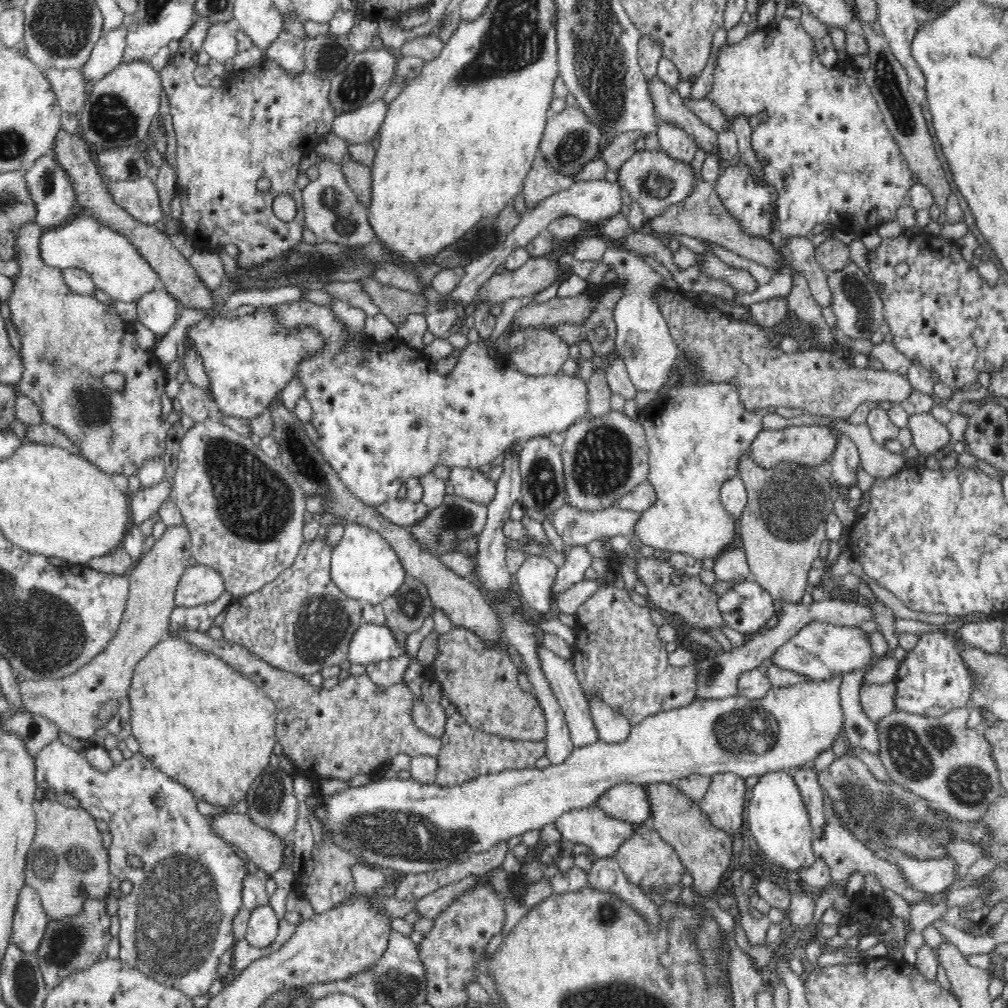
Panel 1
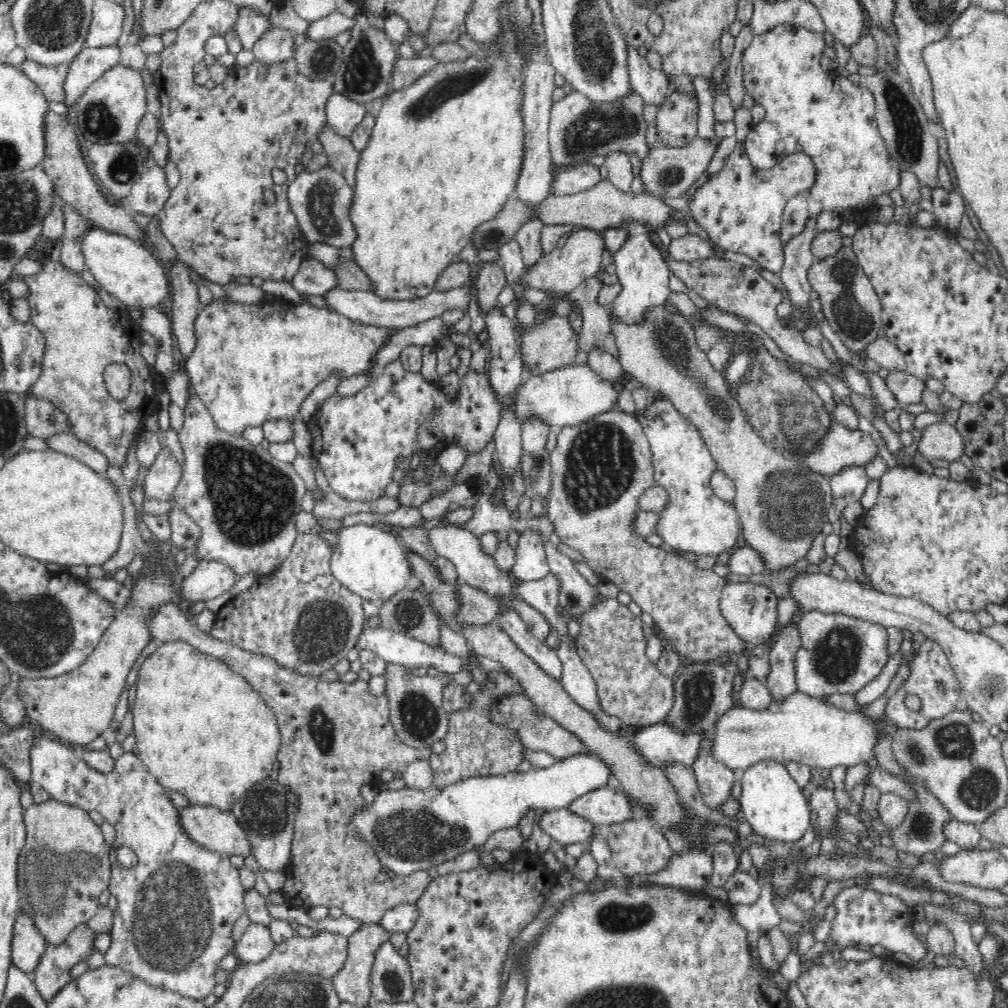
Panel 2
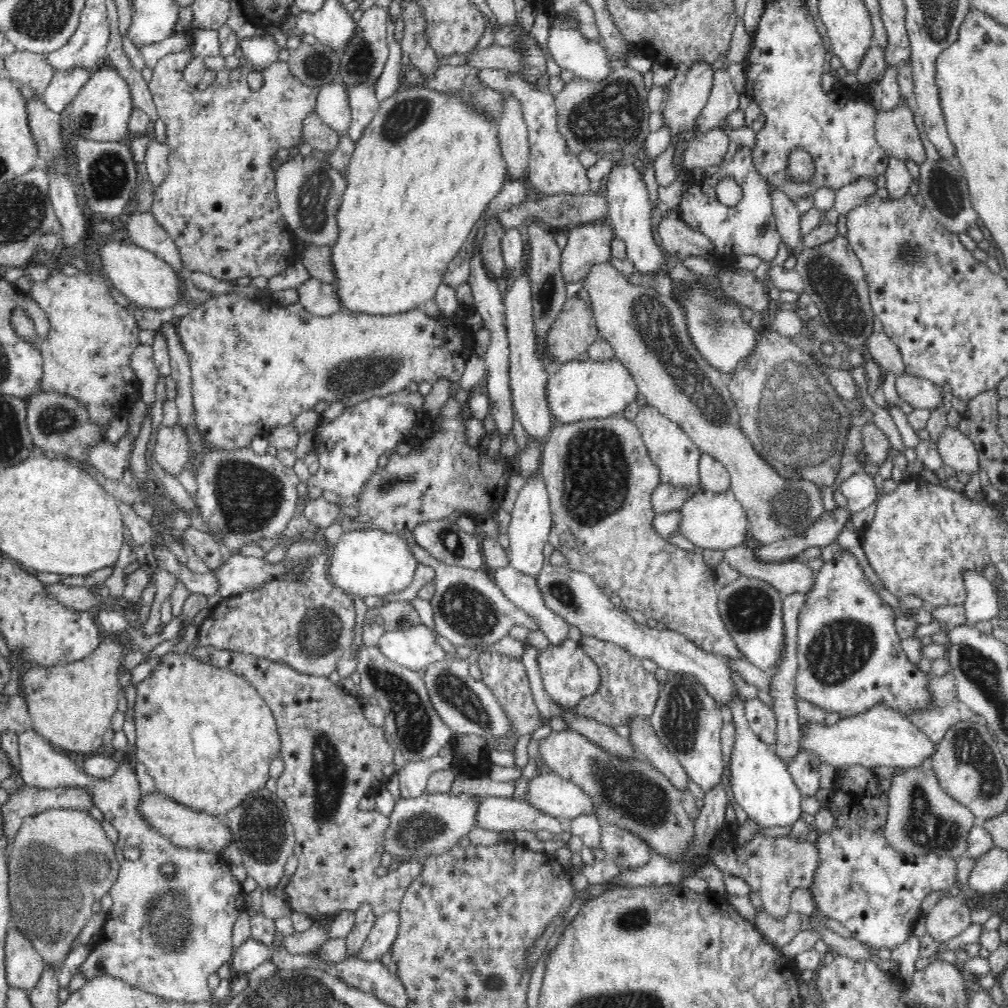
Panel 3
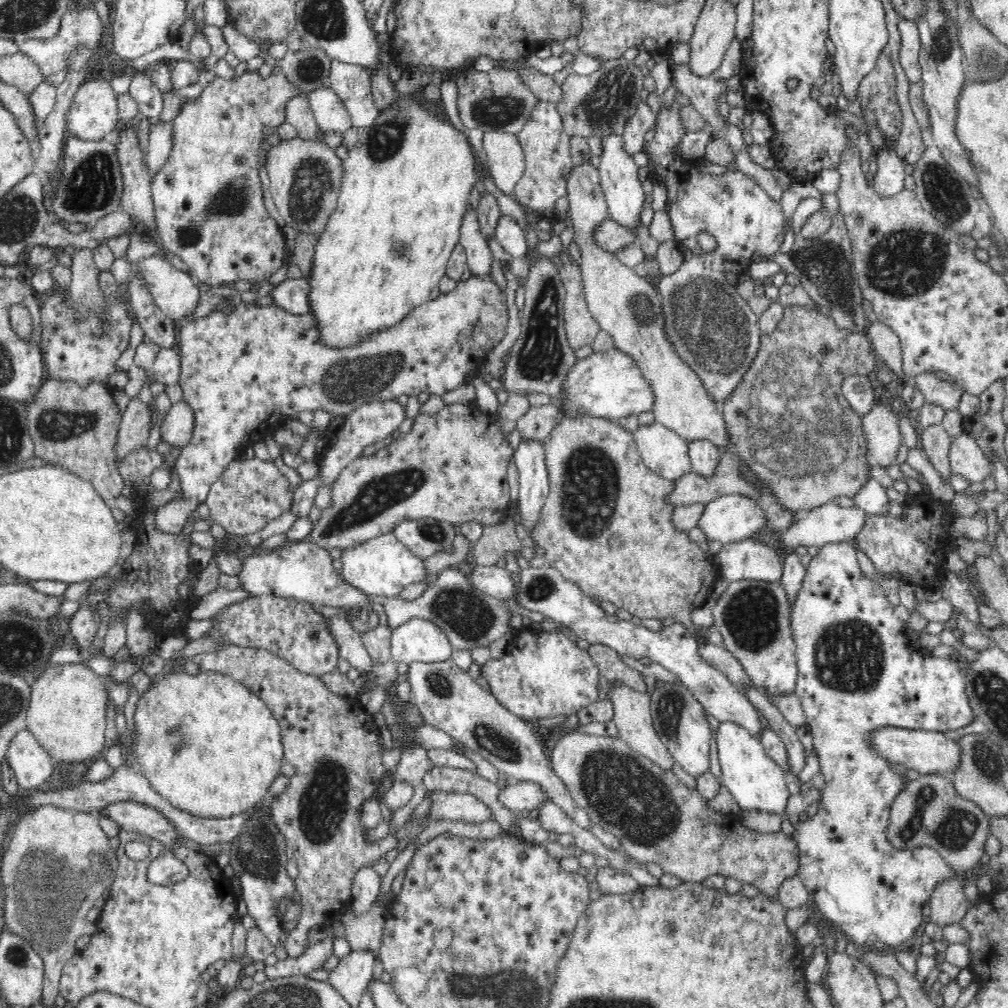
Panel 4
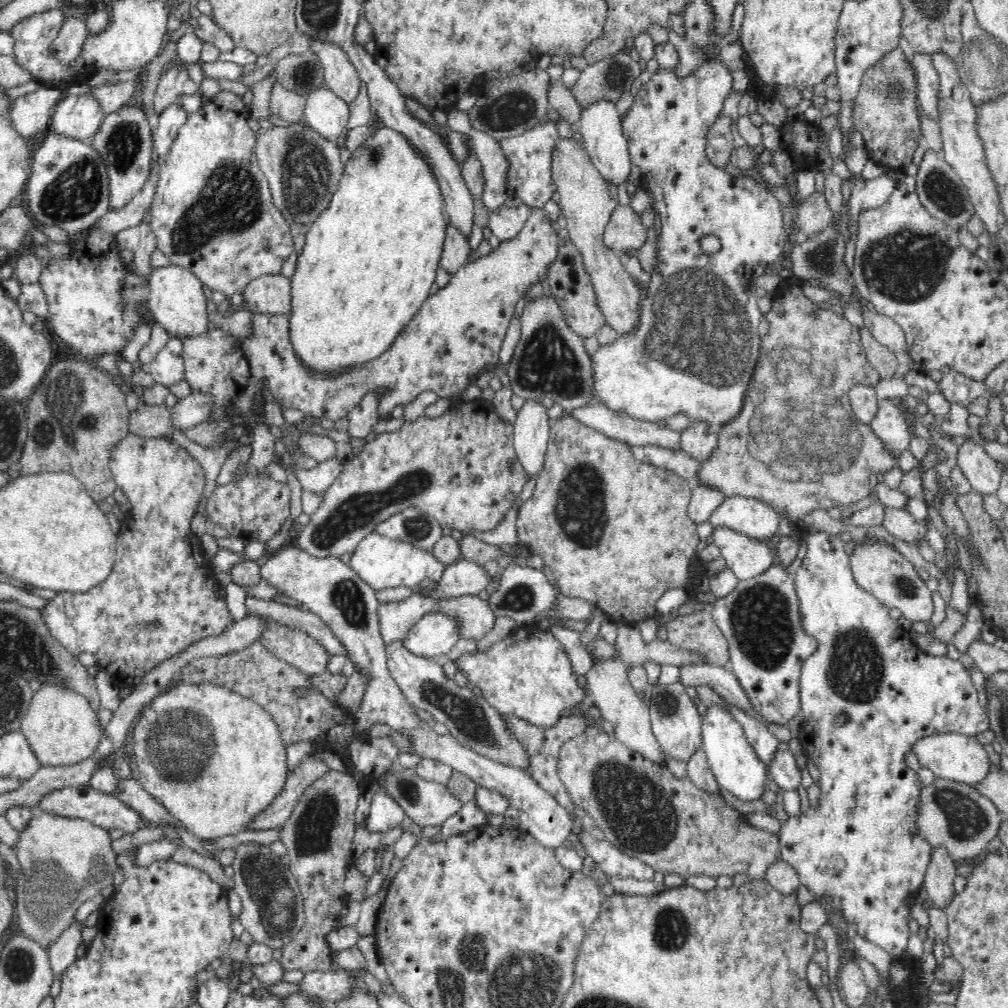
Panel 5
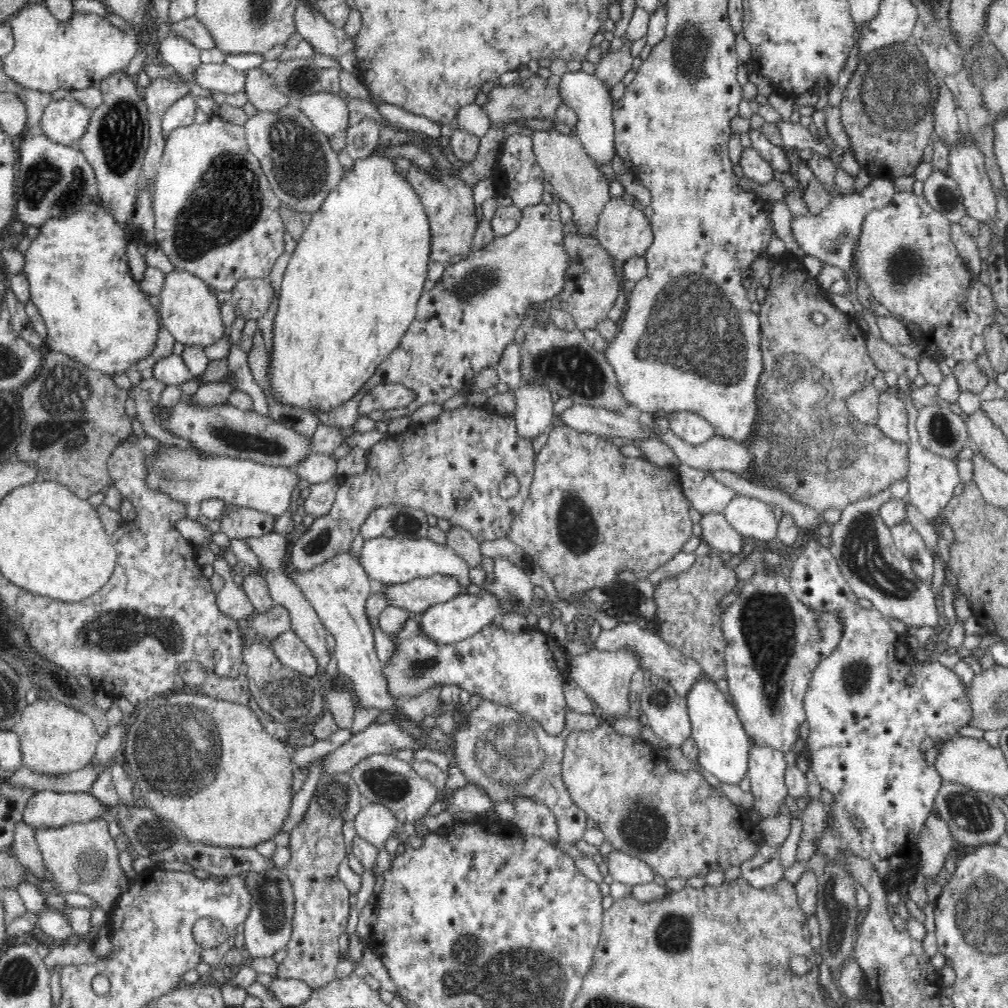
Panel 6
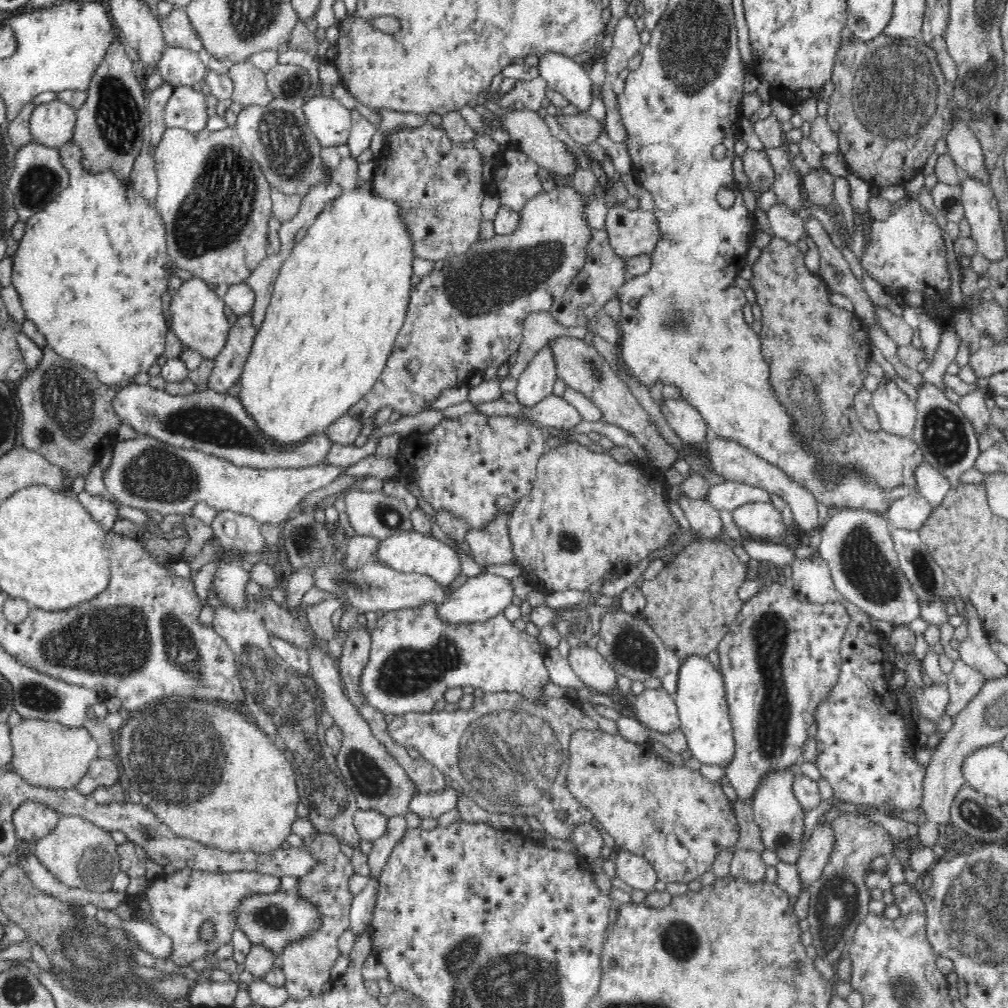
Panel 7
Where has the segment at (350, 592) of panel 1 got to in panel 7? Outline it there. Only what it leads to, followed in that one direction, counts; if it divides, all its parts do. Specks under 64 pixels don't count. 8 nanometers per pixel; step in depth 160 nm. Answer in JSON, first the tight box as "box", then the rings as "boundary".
{"box":[373,530,461,587],"boundary":[[[414,530],[382,539],[373,559],[380,560],[381,564],[389,565],[390,568],[397,569],[400,572],[430,576],[436,583],[445,587],[454,582],[454,578],[458,578],[461,573],[460,558],[456,550],[436,539],[432,534],[424,535]]]}

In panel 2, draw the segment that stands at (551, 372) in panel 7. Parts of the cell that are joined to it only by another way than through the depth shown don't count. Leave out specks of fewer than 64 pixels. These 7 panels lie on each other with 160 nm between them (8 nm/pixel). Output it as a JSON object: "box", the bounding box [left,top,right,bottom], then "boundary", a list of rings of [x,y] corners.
{"box":[510,530,550,580],"boundary":[[[537,530],[520,532],[514,566],[510,571],[519,580],[540,580],[550,573],[549,562],[543,542],[548,536]]]}

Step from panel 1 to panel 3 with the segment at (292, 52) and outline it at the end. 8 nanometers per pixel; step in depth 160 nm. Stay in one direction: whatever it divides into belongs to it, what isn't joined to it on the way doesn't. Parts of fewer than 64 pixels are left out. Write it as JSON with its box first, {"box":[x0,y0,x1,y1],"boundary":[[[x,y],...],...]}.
{"box":[238,34,280,69],"boundary":[[[269,34],[242,38],[239,40],[238,46],[248,64],[257,69],[270,66],[273,62],[278,61],[280,48],[276,45],[274,37]]]}

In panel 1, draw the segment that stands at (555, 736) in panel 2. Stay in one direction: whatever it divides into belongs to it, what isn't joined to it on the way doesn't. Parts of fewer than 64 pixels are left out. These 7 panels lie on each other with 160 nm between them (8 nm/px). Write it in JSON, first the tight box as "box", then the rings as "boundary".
{"box":[425,627,546,742],"boundary":[[[453,627],[448,634],[438,638],[438,656],[429,667],[425,668],[425,679],[441,684],[442,695],[450,699],[456,708],[456,712],[474,728],[480,728],[484,732],[496,734],[510,740],[528,740],[544,742],[546,734],[546,719],[538,700],[533,692],[524,692],[518,685],[518,675],[522,672],[512,659],[509,650],[496,651],[487,647],[476,634]]]}

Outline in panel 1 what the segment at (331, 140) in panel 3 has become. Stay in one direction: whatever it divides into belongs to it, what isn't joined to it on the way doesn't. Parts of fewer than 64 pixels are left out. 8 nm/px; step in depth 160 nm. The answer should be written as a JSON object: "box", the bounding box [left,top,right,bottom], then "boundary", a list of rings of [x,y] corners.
{"box":[341,153,372,209],"boundary":[[[346,153],[342,163],[341,170],[347,179],[348,185],[357,195],[360,201],[367,209],[372,202],[372,171],[370,167],[352,161],[352,154]]]}

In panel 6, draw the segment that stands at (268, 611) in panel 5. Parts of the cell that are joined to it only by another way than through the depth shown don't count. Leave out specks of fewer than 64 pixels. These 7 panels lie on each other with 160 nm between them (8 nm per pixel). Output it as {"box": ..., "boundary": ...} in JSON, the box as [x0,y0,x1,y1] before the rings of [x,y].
{"box":[212,555,257,622],"boundary":[[[216,555],[212,563],[214,572],[224,580],[223,588],[216,594],[216,605],[224,615],[245,622],[248,616],[257,614],[256,607],[250,603],[248,595],[234,583],[229,564],[222,555]]]}

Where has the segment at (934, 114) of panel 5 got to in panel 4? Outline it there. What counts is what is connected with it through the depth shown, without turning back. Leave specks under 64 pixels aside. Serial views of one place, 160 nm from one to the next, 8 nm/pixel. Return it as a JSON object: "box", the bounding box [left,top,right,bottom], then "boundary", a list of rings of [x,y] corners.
{"box":[897,18,921,84],"boundary":[[[900,18],[897,23],[900,32],[900,50],[898,60],[908,77],[908,81],[921,84],[921,66],[919,52],[921,47],[920,35],[916,23],[910,19]]]}

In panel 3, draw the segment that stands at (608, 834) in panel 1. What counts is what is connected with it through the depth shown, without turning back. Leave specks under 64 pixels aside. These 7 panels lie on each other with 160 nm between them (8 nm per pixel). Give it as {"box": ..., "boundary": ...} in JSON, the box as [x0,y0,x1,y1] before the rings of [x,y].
{"box":[476,797,567,834],"boundary":[[[482,797],[478,801],[476,824],[490,830],[548,830],[555,834],[567,834],[567,824],[561,819],[552,817],[526,802],[513,797]]]}

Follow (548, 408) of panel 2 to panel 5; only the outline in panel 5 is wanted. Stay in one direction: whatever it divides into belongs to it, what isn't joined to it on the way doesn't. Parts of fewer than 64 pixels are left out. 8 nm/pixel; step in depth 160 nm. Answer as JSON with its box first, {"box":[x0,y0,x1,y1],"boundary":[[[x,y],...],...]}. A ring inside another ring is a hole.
{"box":[593,60,787,426],"boundary":[[[712,60],[710,64],[700,66],[692,76],[680,80],[676,78],[668,69],[659,66],[658,72],[652,74],[650,84],[641,86],[636,96],[636,100],[631,100],[631,106],[626,111],[621,112],[620,121],[622,121],[622,132],[626,137],[629,146],[629,154],[632,165],[640,167],[642,170],[641,178],[644,178],[644,186],[650,190],[654,198],[654,207],[656,213],[660,214],[660,224],[662,224],[662,238],[658,240],[658,264],[654,266],[649,280],[644,284],[644,298],[640,300],[640,309],[637,317],[637,323],[633,331],[628,331],[618,335],[616,340],[608,345],[598,346],[593,354],[593,389],[596,402],[602,402],[609,405],[618,412],[629,413],[636,420],[646,420],[656,423],[658,420],[669,418],[670,415],[684,414],[698,421],[724,426],[729,424],[740,414],[743,404],[748,399],[747,388],[750,388],[751,378],[754,376],[754,369],[757,364],[757,358],[761,347],[761,337],[757,334],[758,324],[762,318],[757,307],[758,298],[748,289],[749,280],[754,272],[754,266],[758,262],[765,262],[770,265],[783,257],[784,246],[786,246],[787,236],[784,228],[784,212],[782,204],[763,186],[750,176],[724,176],[716,166],[712,166],[708,158],[704,156],[704,142],[707,142],[707,130],[714,124],[714,121],[720,116],[724,101],[728,94],[732,92],[732,76],[730,70],[720,64],[720,60]],[[714,235],[720,239],[721,249],[718,252],[707,254],[700,249],[700,241],[703,237]]]}

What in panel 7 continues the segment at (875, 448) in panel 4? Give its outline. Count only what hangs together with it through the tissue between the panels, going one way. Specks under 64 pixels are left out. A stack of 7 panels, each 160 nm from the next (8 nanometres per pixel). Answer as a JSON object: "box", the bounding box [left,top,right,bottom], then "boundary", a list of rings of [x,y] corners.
{"box":[871,380,917,438],"boundary":[[[883,380],[879,384],[878,388],[872,393],[871,406],[874,407],[879,418],[881,430],[895,436],[912,438],[917,419],[915,403],[910,400],[906,393],[898,388],[894,381]]]}

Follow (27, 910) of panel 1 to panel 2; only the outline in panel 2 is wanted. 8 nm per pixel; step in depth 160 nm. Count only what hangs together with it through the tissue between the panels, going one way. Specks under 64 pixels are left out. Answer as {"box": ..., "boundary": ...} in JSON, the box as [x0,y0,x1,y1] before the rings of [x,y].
{"box":[11,916,46,974],"boundary":[[[17,916],[11,944],[11,966],[23,974],[32,974],[46,947],[34,923],[26,916]]]}

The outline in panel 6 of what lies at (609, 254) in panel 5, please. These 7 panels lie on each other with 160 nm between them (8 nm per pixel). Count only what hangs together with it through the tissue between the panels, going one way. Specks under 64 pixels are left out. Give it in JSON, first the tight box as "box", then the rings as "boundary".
{"box":[530,130,614,236],"boundary":[[[534,130],[530,138],[535,159],[542,168],[546,181],[554,187],[558,200],[568,204],[574,213],[572,224],[576,225],[578,235],[596,236],[602,209],[611,200],[610,189],[614,186],[612,180],[608,180],[600,171],[577,137],[555,130]]]}

